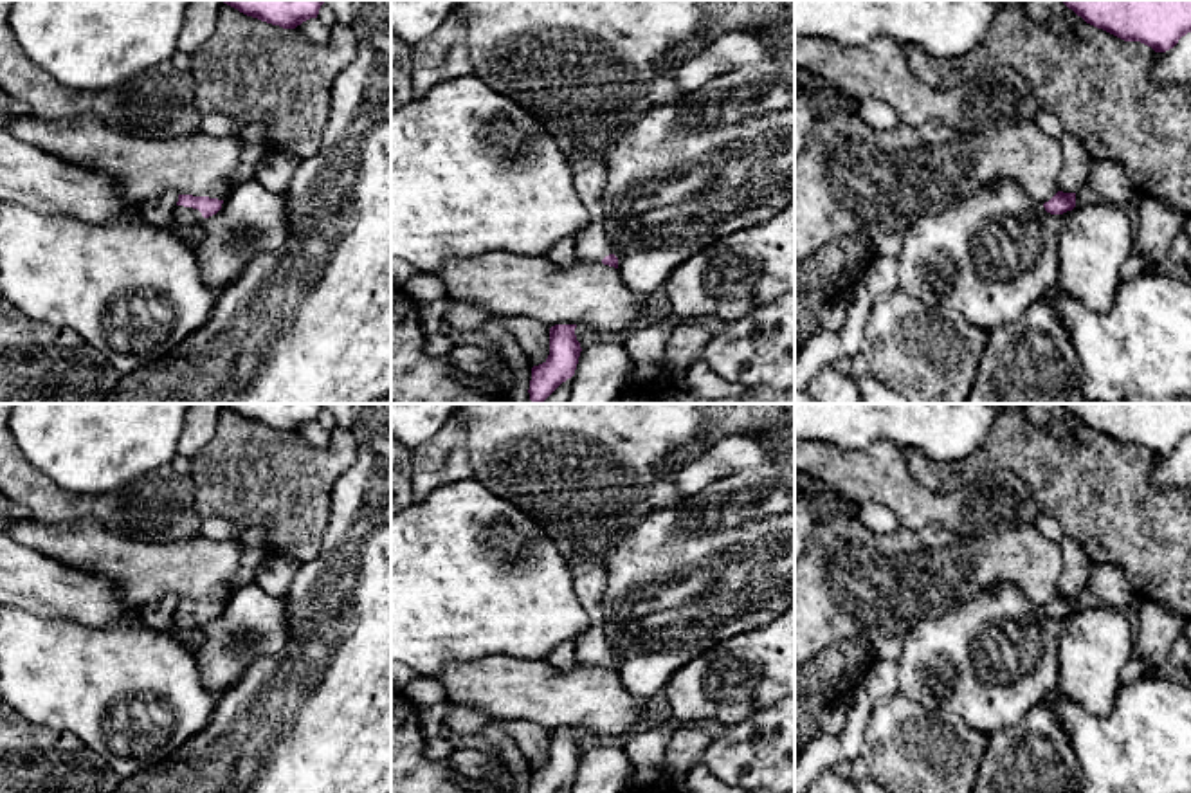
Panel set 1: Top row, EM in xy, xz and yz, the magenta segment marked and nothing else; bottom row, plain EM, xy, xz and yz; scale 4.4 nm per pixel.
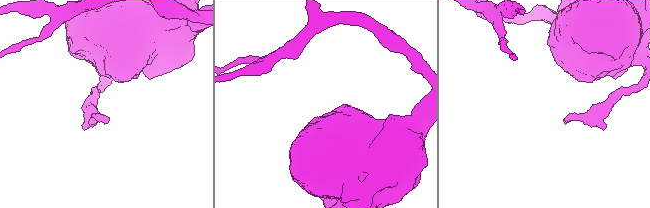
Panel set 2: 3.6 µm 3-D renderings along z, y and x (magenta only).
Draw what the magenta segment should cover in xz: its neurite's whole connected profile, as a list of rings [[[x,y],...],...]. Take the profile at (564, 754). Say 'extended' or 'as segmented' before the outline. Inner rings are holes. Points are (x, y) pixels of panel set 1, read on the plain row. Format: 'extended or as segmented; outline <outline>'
as segmented; outline [[[555,728],[550,732],[550,759],[532,771],[530,793],[557,793],[575,779],[580,746],[575,739],[577,728]]]

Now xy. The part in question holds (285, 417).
as segmented; outline [[[223,404],[223,407],[261,425],[295,433],[310,422],[317,422],[324,404]]]

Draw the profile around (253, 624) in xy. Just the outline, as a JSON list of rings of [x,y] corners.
[[[256,582],[238,588],[222,613],[202,624],[204,642],[195,652],[205,687],[222,696],[254,660],[283,652],[288,640],[285,597],[272,597]]]

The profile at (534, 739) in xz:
[[[506,719],[497,723],[515,741],[530,771],[546,766],[550,759],[550,730],[546,726],[528,719]]]

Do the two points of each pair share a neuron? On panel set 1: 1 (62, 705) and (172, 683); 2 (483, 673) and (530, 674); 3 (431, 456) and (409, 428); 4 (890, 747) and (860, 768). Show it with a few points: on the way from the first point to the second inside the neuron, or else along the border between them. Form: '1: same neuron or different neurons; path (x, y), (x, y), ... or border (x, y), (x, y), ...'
1: same neuron; path (89, 687), (145, 685)
2: same neuron; path (494, 674), (519, 674)
3: different neurons; border (447, 422), (413, 449)
4: different neurons; border (858, 757), (871, 774)

